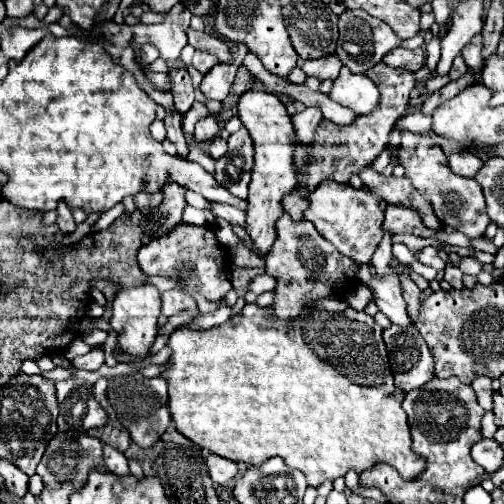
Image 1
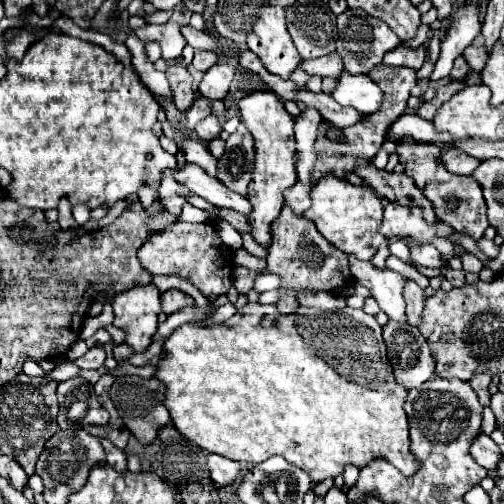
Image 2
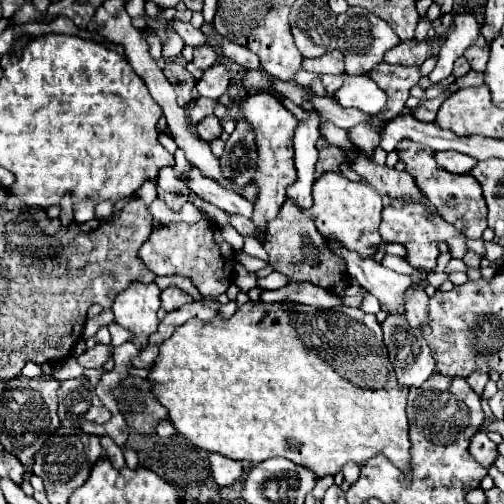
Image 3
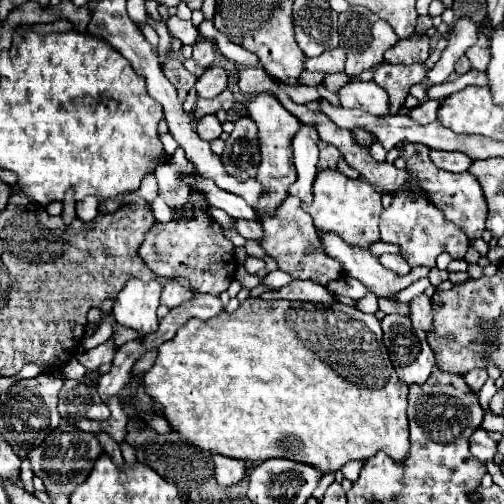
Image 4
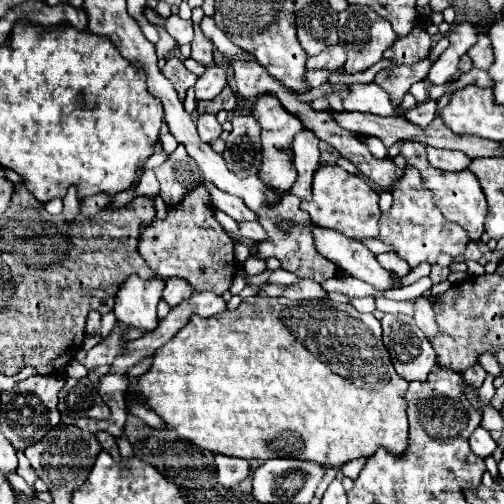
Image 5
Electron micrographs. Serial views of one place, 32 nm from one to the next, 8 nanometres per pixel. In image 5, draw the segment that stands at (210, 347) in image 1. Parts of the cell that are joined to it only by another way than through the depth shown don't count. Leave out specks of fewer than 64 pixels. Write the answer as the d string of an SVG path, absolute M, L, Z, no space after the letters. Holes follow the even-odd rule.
M254 296L244 300L236 310L226 310L220 316L212 316L208 320L200 316L192 316L184 328L176 332L172 340L168 340L162 348L158 348L152 368L138 378L132 386L144 396L148 396L148 404L152 410L164 418L164 422L178 432L180 438L190 440L202 450L210 450L214 454L244 458L244 460L270 460L270 458L296 458L296 460L312 460L322 468L342 466L352 458L370 458L380 446L392 456L402 456L408 448L408 420L406 420L406 388L408 382L400 380L396 374L388 350L382 346L382 328L380 320L374 314L362 314L352 304L332 306L330 302L290 302L288 298L266 298Z

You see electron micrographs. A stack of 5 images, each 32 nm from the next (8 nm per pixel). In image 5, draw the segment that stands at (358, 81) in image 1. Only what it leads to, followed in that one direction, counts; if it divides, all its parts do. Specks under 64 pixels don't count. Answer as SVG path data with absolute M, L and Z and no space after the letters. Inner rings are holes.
M350 84L348 94L342 98L346 110L360 110L378 116L396 116L396 110L390 104L388 92L378 84Z

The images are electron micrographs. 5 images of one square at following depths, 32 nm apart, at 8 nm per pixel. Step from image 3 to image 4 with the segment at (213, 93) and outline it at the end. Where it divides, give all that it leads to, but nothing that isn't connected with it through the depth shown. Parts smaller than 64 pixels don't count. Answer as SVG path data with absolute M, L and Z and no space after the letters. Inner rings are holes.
M210 66L196 82L196 92L200 98L216 98L228 86L228 72L222 66Z

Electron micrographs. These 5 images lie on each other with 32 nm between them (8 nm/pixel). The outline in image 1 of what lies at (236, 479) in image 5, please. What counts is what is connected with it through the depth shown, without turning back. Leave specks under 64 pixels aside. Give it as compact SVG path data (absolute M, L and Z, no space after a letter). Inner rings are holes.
M208 454L206 464L208 464L210 478L212 478L214 484L218 484L218 486L226 486L226 484L238 474L238 464L236 464L236 462L226 460L226 458L220 458L220 456L216 456L216 454Z

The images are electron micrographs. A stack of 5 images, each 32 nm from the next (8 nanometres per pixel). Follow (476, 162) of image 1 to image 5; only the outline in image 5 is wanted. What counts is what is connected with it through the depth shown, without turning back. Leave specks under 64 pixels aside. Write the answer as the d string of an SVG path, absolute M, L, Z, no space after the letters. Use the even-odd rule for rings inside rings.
M428 146L426 150L428 150L430 164L440 170L462 172L472 162L468 156L464 156L464 152L458 152L458 150L440 150L440 148L432 148L432 146Z

